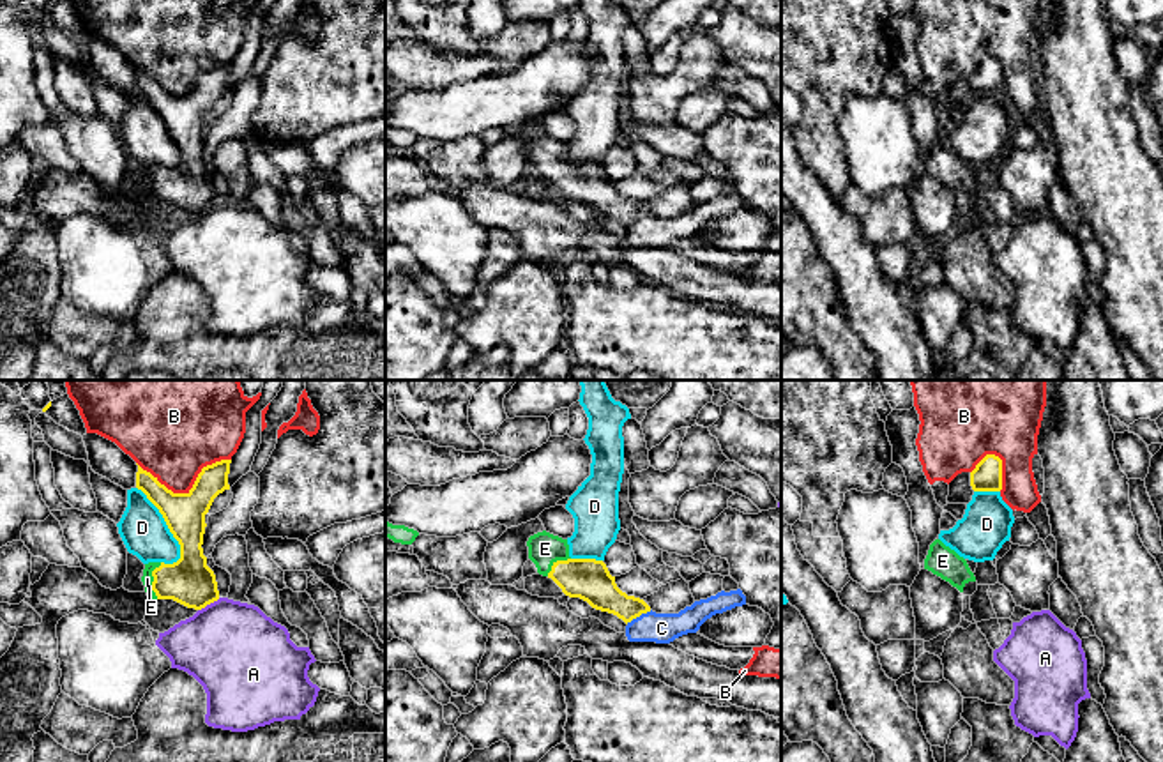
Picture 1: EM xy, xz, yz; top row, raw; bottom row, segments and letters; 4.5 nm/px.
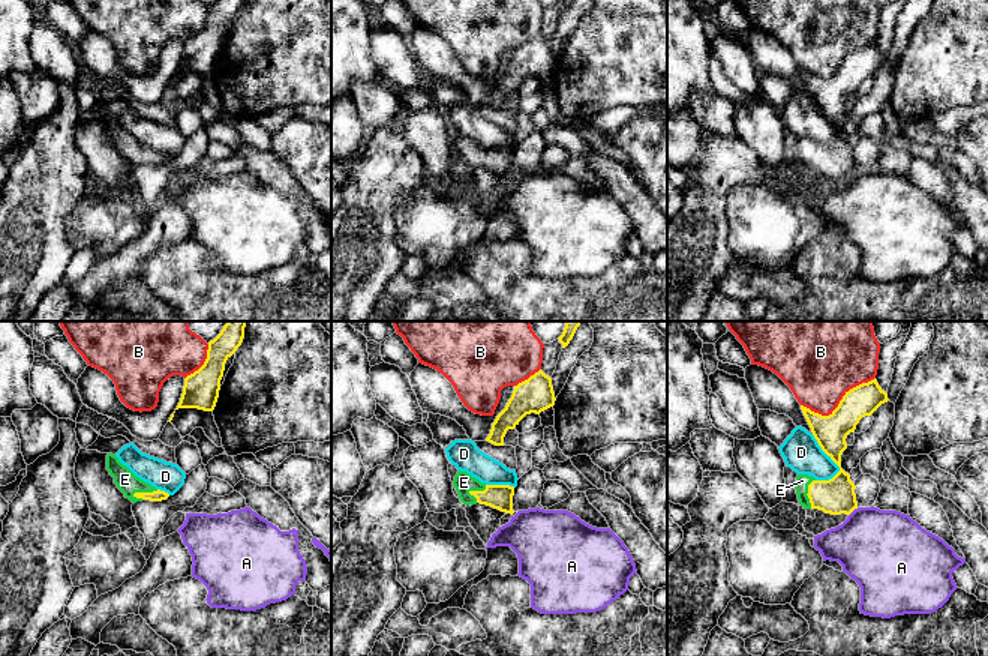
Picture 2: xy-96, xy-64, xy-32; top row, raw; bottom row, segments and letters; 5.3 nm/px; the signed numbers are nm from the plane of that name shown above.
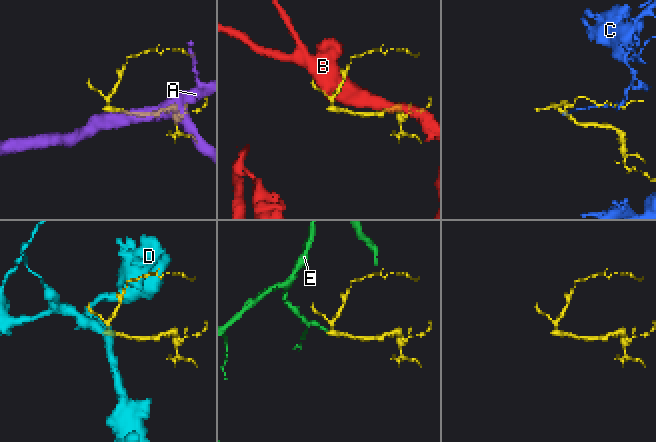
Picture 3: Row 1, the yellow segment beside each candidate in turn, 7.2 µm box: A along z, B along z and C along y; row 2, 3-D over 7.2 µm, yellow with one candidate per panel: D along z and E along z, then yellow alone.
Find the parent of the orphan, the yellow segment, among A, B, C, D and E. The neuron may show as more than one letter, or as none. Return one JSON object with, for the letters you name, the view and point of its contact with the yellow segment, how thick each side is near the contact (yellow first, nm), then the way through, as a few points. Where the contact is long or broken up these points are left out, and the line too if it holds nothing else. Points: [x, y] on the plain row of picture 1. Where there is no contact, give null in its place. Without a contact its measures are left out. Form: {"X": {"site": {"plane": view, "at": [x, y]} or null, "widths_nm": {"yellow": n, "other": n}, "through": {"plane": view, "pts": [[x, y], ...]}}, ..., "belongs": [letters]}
{"E": {"site": {"plane": "xy", "at": [154, 184]}, "widths_nm": {"yellow": 220, "other": 60}, "through": {"plane": "xy", "pts": [[190, 184], [154, 184], [147, 182]]}}, "belongs": ["E"]}

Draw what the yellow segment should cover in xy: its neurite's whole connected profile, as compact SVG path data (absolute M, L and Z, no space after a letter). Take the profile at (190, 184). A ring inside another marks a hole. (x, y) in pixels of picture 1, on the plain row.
M232 64L207 69L187 97L173 97L150 76L138 69L136 92L159 113L170 136L180 149L180 163L173 168L145 168L141 186L152 205L173 203L187 212L201 214L219 203L214 175L203 159L205 118L214 103L230 94Z

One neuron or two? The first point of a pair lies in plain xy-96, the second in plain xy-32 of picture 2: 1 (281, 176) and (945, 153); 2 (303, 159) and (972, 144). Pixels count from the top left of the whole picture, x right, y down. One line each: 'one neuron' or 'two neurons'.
1: two neurons
2: one neuron

